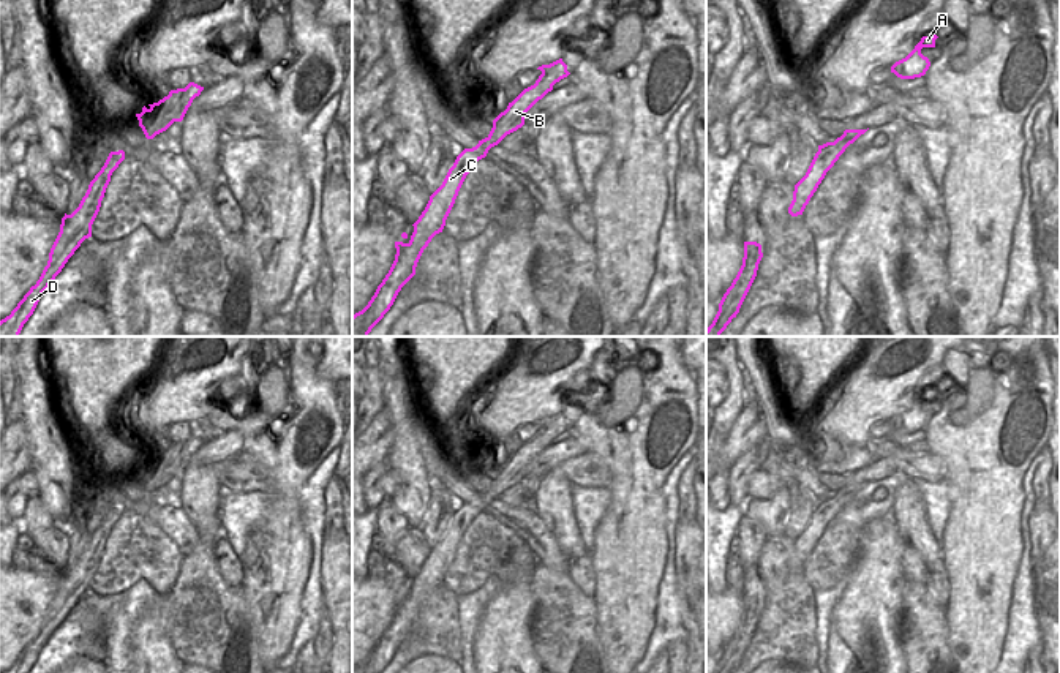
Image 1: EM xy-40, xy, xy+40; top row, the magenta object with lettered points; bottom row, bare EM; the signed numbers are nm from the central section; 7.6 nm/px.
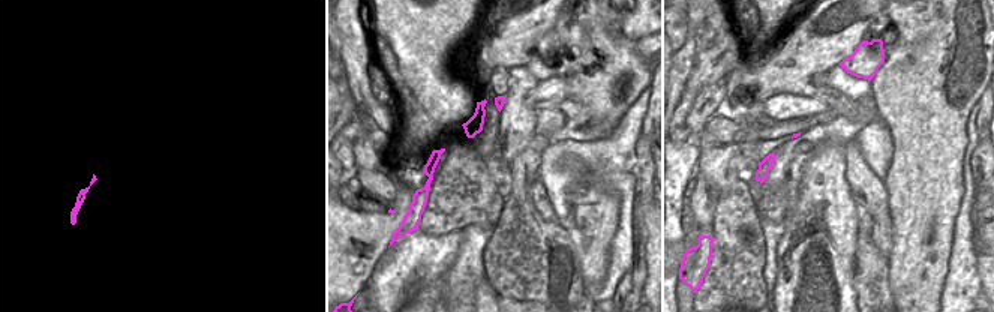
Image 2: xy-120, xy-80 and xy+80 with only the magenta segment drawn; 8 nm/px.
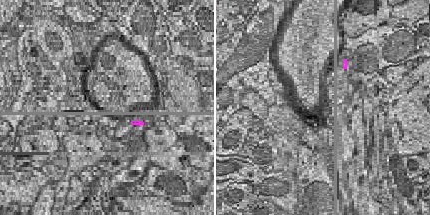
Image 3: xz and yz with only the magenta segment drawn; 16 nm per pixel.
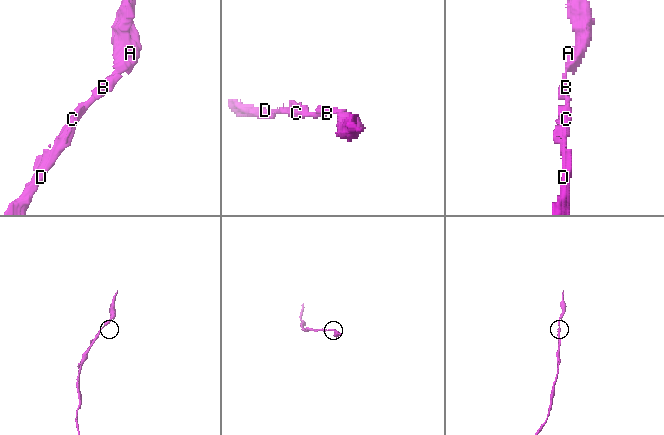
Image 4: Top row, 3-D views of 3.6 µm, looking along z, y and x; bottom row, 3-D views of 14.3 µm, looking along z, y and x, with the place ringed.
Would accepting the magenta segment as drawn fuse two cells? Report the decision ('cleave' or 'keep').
keep

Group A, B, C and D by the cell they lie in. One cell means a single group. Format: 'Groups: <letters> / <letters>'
Groups: A B C D

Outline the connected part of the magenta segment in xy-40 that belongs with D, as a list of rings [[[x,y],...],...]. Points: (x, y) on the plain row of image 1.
[[[123,504],[109,507],[104,520],[90,536],[79,561],[71,569],[65,567],[62,572],[60,586],[51,602],[47,619],[44,621],[39,634],[5,673],[28,673],[33,668],[43,646],[62,626],[68,613],[85,592],[92,591],[92,578],[100,566],[111,529],[123,513]]]

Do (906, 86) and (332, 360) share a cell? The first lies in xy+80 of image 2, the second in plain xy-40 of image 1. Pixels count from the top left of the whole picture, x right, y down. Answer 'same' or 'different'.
different

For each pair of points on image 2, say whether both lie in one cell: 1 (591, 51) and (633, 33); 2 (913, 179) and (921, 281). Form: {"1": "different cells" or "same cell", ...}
{"1": "different cells", "2": "same cell"}

